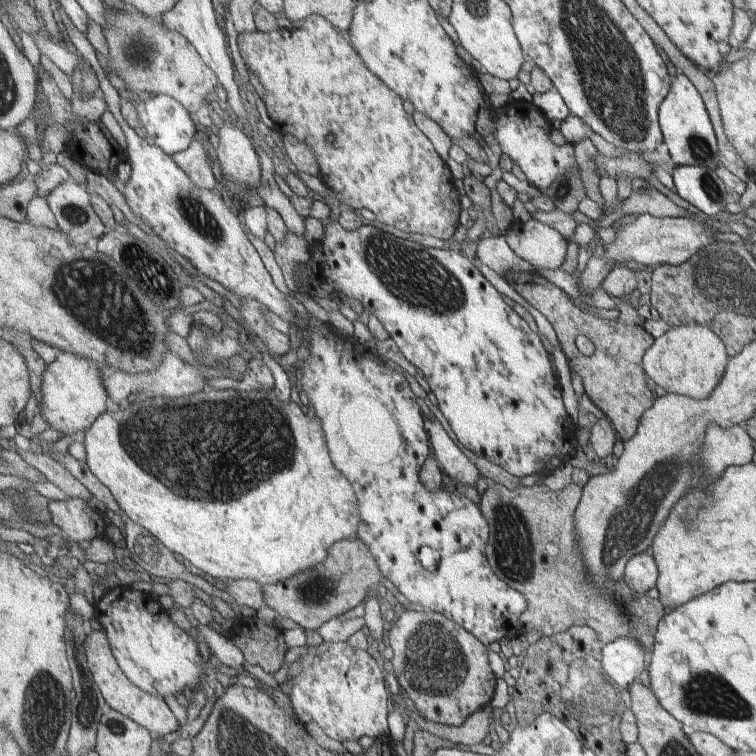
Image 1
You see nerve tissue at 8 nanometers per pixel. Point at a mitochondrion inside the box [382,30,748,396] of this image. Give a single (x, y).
(698, 145)

